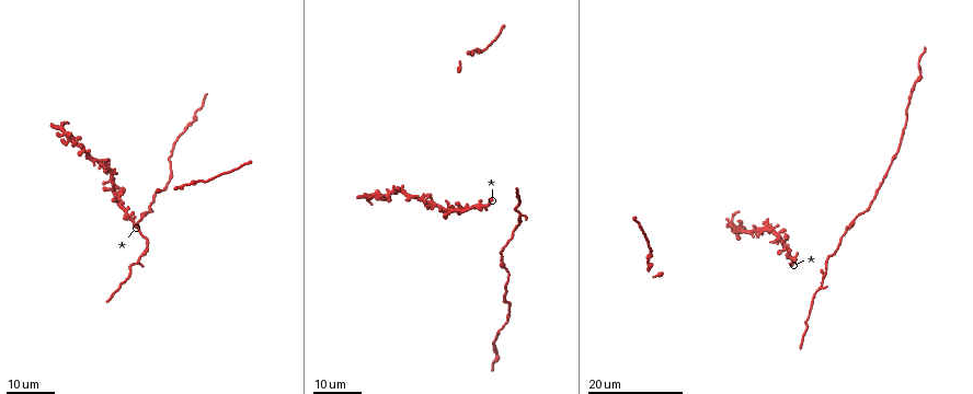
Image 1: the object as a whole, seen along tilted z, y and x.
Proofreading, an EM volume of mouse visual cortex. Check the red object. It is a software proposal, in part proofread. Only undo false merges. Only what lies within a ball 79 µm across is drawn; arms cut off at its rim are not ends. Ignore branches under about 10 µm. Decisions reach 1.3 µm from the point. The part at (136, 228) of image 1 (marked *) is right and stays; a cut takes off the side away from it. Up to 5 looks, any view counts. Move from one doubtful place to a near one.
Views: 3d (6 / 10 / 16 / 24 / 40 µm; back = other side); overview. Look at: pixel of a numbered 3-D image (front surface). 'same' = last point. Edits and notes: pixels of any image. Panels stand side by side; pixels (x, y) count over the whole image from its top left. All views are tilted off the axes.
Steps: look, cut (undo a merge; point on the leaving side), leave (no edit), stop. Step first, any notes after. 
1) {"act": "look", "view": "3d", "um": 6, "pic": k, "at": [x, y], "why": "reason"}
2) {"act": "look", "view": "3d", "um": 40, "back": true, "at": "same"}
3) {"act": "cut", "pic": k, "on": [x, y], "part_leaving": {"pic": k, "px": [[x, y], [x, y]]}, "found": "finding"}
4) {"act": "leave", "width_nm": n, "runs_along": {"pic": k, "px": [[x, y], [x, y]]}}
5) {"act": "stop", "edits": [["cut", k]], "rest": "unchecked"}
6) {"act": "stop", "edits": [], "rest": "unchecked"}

{"act": "look", "view": "3d", "um": 16, "pic": 1, "at": [109, 167], "why": "four arms meet"}

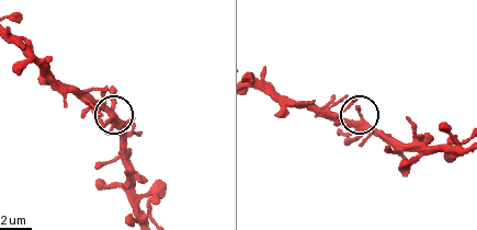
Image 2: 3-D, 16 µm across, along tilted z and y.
{"act": "look", "view": "3d", "um": 10, "pic": 2, "at": [361, 122]}

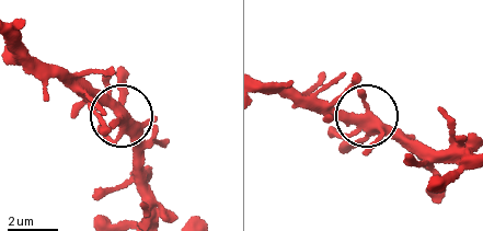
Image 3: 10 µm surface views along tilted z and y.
{"act": "leave", "width_nm": 370, "found": "one cell here"}

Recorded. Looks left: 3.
{"act": "look", "view": "3d", "um": 24, "pic": 1, "at": [488, 206], "why": "calibre changes"}

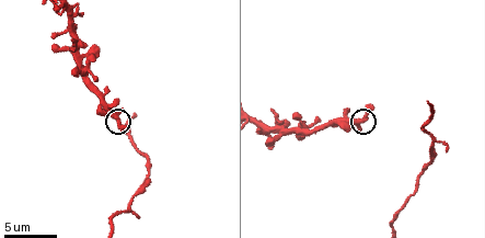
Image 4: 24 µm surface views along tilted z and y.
{"act": "look", "view": "3d", "um": 10, "pic": 4, "at": [366, 118]}

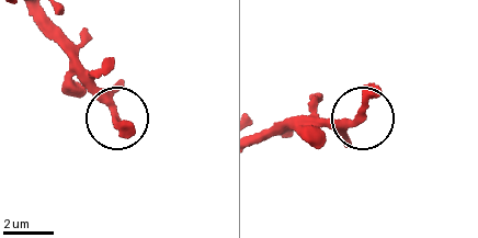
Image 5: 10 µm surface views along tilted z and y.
{"act": "leave", "arms": 3, "runs_along": {"pic": 5, "px": [[127, 138], [75, 60]]}, "found": "continuous, no second cell"}

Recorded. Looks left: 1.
{"act": "look", "view": "3d", "um": 16, "pic": 4, "at": [136, 113], "why": "sudden change in width"}

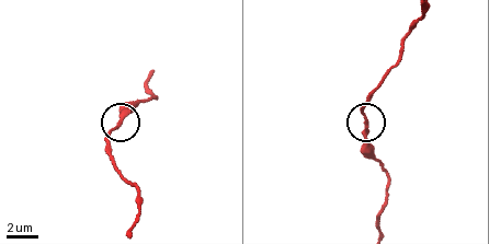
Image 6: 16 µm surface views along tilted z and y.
{"act": "leave", "width_nm": 200, "found": "one cell here"}

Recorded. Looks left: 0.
{"act": "stop", "edits": [], "rest": "unchecked"}

